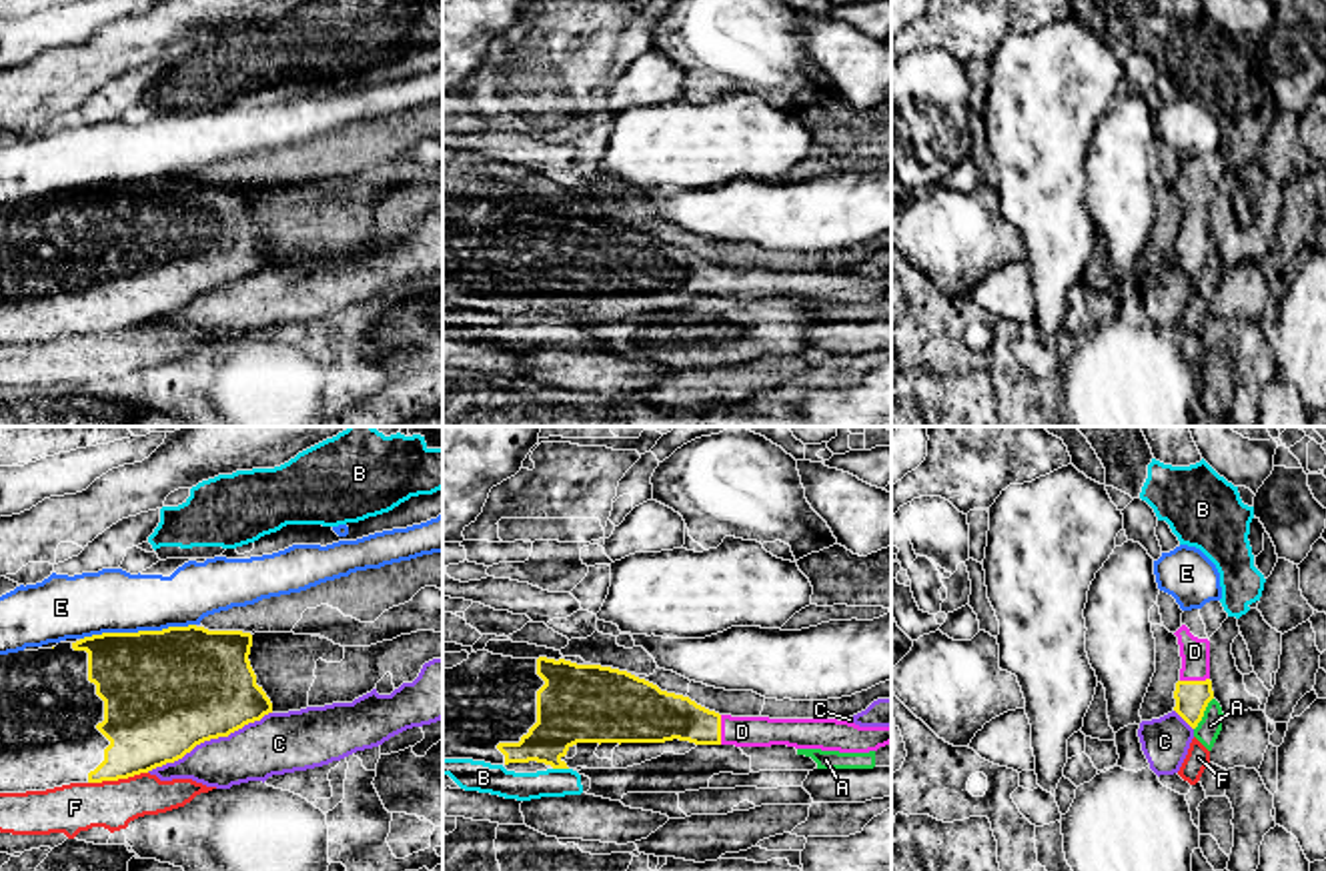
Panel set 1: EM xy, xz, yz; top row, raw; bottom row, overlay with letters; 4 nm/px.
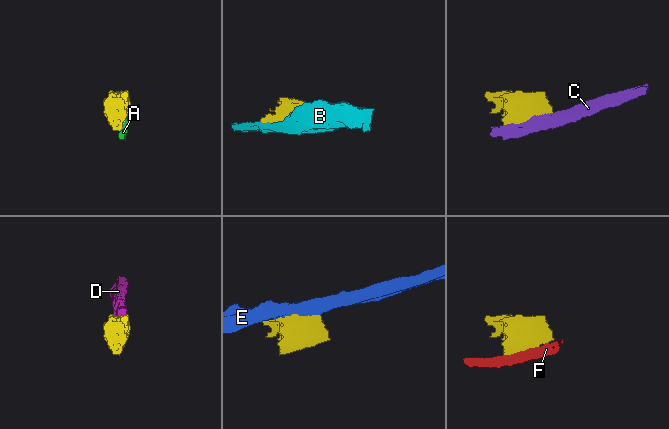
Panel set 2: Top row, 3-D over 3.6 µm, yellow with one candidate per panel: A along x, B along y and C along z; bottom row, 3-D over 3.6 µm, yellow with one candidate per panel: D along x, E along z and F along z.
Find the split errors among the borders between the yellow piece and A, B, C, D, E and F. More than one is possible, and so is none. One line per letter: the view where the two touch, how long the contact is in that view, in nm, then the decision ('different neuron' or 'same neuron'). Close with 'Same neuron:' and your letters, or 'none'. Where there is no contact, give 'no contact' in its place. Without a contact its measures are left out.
A: yz | 150 nm | different neuron
B: xz | 60 nm | different neuron
C: xy | 550 nm | different neuron
D: xz | 120 nm | same neuron
E: xy | 460 nm | different neuron
F: xy | 240 nm | different neuron
Same neuron: D

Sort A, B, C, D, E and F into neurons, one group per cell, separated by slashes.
A F / B / C / D / E

